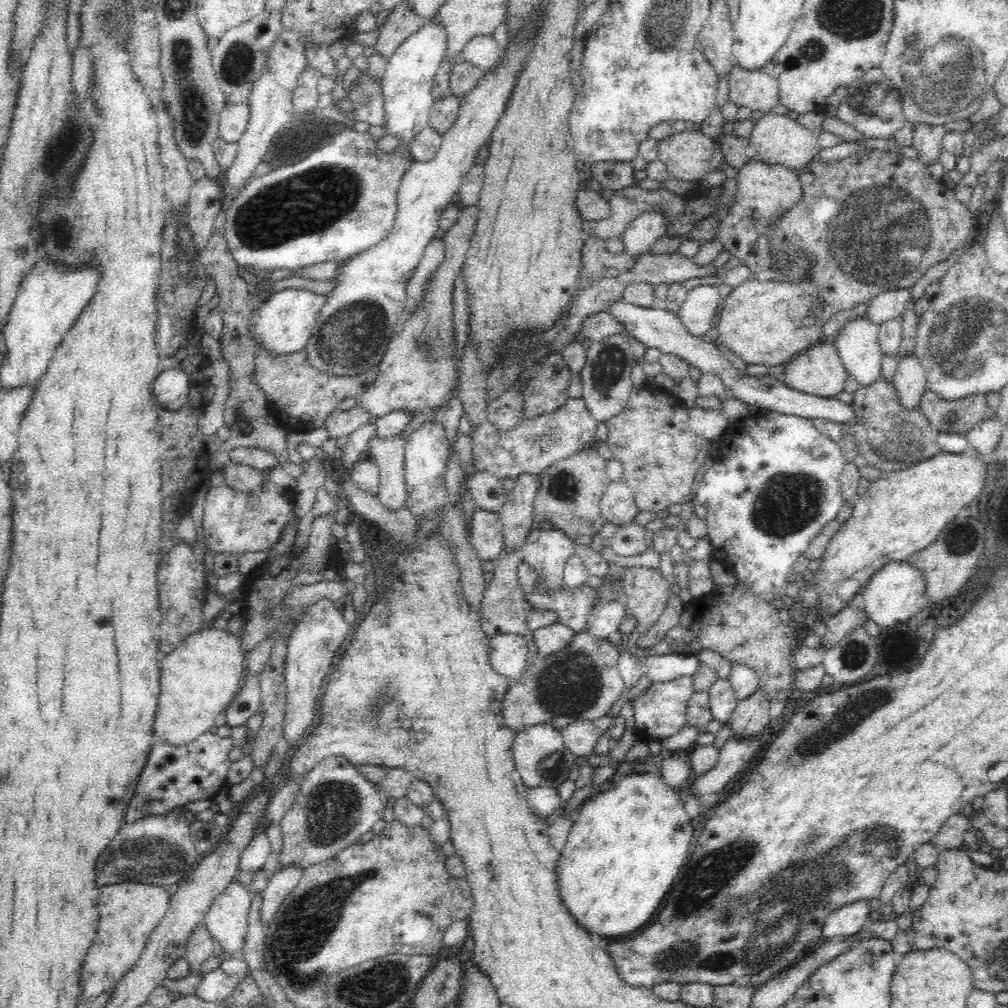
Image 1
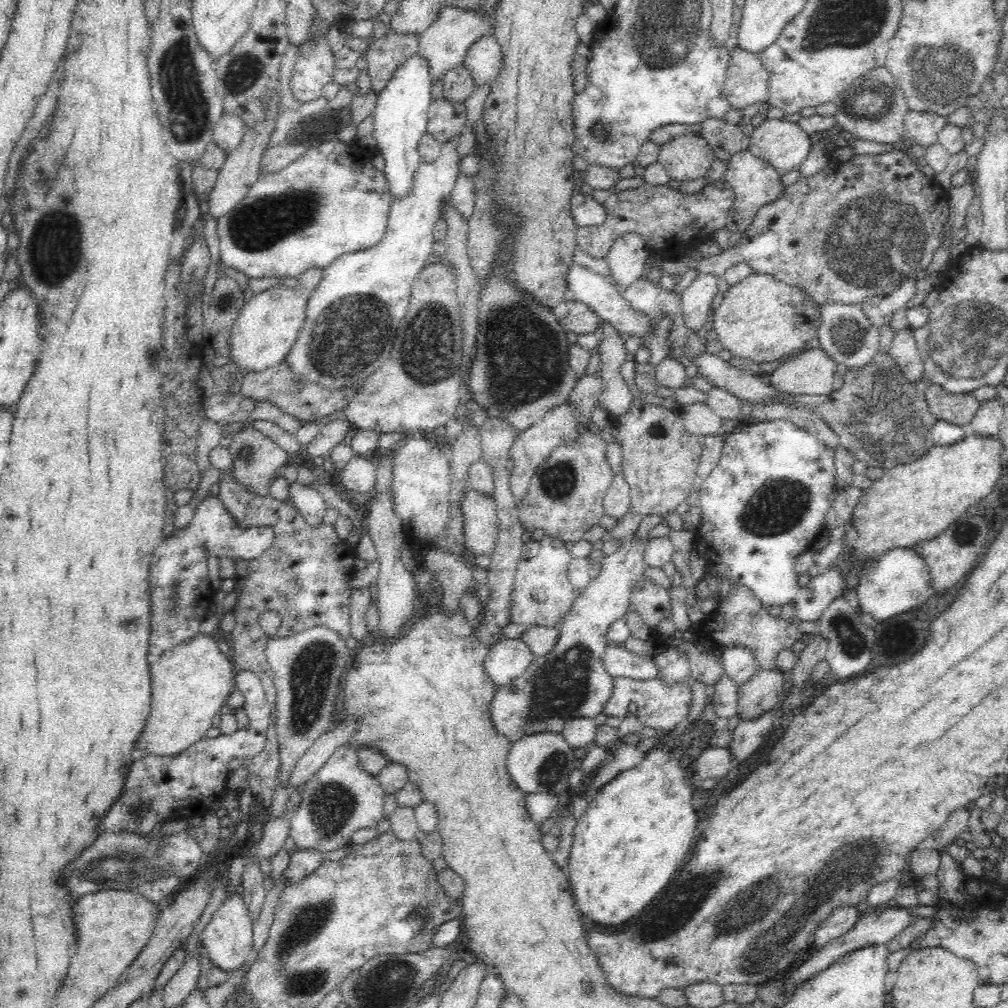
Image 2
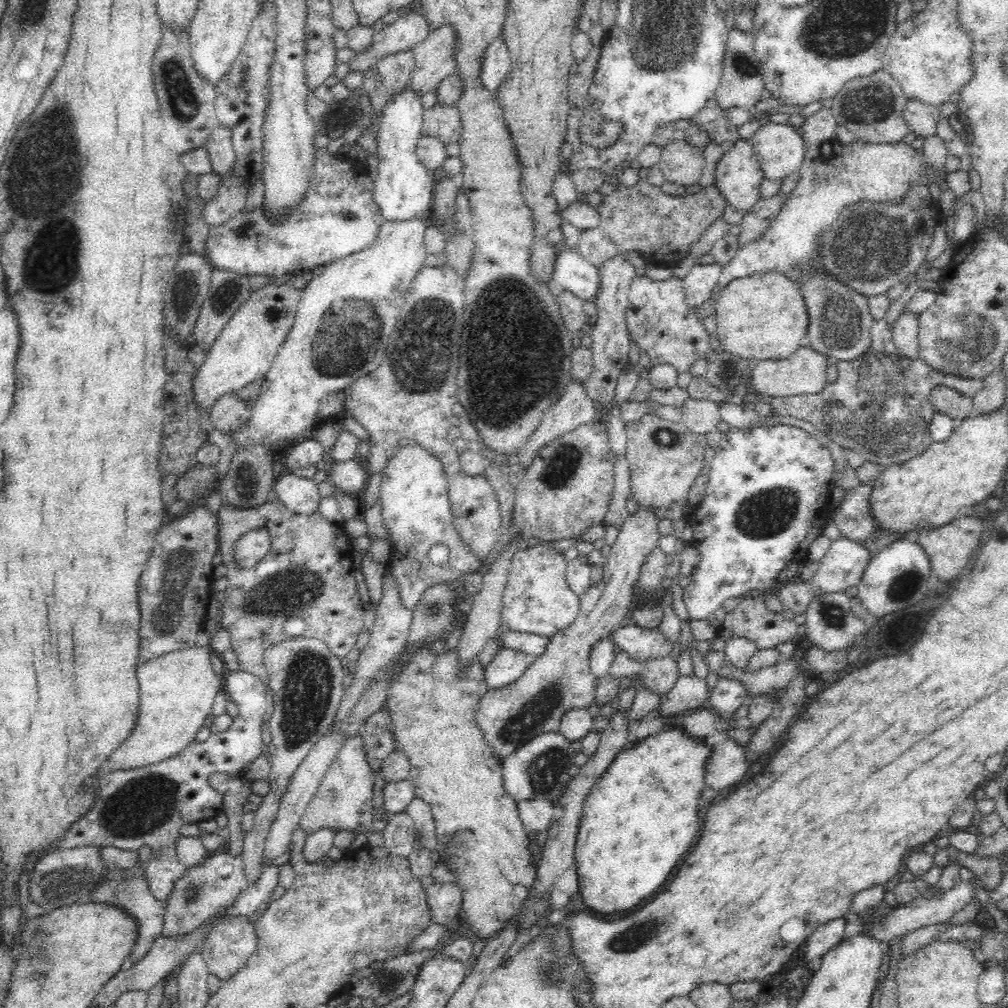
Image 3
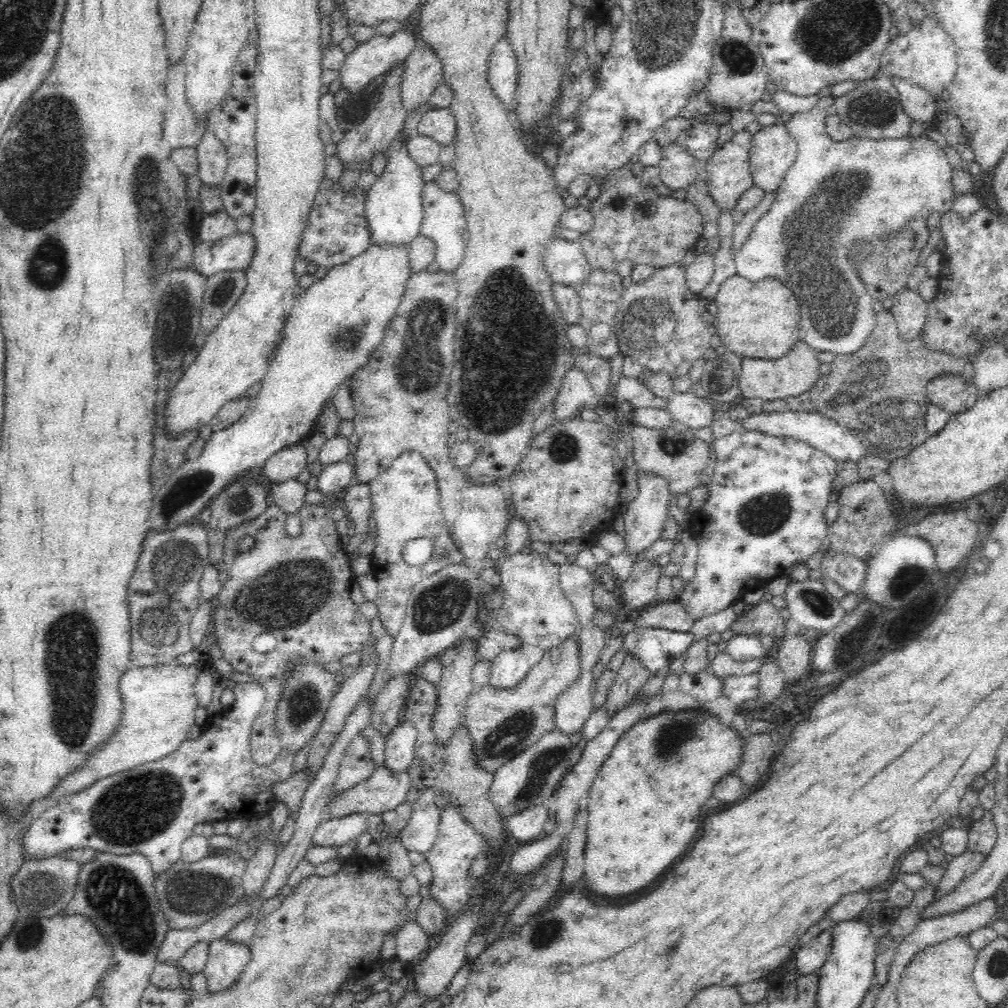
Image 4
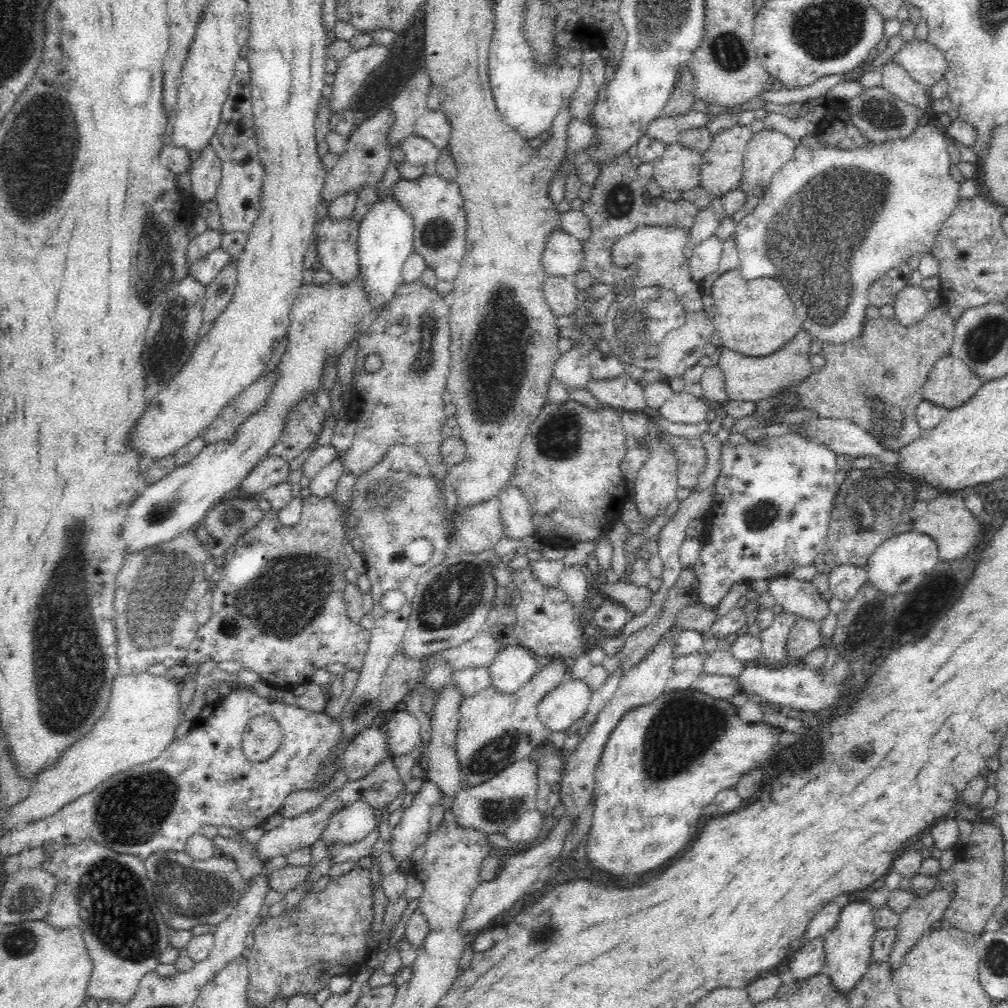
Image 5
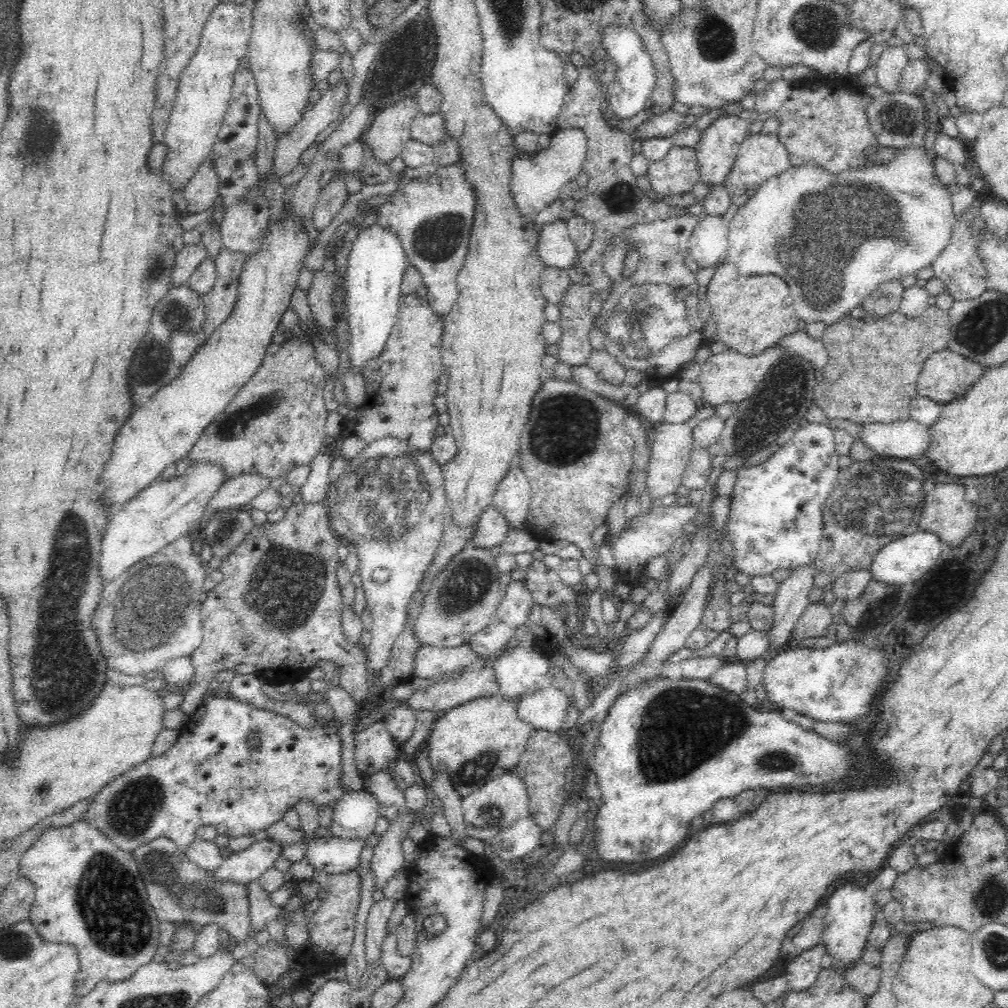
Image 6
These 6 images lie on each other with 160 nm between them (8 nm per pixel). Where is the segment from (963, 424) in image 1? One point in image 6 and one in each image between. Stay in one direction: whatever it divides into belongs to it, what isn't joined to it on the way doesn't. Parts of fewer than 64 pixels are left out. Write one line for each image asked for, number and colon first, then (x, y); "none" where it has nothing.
2: (959, 409)
3: (946, 400)
4: (952, 393)
5: (950, 383)
6: (945, 375)

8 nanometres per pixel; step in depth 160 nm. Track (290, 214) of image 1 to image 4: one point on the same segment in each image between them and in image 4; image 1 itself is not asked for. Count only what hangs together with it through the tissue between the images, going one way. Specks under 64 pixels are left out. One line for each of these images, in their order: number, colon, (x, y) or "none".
2: (331, 201)
3: (338, 217)
4: (336, 231)

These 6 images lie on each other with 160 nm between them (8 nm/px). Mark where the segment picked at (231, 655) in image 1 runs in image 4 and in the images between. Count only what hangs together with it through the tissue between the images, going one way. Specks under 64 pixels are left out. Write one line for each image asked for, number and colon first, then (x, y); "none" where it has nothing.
2: (190, 683)
3: (175, 691)
4: (158, 702)

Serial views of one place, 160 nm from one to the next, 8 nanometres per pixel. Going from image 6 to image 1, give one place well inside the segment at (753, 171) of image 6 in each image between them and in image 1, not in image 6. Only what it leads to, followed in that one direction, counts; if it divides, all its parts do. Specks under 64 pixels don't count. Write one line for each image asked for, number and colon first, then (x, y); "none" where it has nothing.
1: (779, 140)
2: (784, 145)
3: (779, 149)
4: (773, 151)
5: (767, 151)

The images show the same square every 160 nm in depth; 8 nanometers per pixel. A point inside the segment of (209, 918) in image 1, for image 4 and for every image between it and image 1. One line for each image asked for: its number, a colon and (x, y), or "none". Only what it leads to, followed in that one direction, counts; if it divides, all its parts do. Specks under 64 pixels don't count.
2: (227, 939)
3: (228, 947)
4: (227, 959)

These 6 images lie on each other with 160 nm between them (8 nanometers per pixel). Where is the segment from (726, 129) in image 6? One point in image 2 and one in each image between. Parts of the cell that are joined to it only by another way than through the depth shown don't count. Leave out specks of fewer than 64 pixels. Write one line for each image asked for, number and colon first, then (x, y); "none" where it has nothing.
2: (754, 182)
3: (738, 175)
4: (727, 175)
5: (722, 165)

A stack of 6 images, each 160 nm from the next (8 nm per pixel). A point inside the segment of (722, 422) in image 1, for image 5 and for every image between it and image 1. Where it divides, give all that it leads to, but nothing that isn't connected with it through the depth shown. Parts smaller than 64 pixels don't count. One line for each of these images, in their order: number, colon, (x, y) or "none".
2: (699, 419)
3: (700, 416)
4: (686, 408)
5: (682, 407)

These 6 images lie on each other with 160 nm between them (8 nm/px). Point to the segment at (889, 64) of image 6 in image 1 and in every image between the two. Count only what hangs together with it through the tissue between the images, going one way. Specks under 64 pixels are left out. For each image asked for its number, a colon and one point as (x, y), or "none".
1: (927, 139)
2: (924, 127)
3: (922, 118)
4: (918, 103)
5: (895, 80)

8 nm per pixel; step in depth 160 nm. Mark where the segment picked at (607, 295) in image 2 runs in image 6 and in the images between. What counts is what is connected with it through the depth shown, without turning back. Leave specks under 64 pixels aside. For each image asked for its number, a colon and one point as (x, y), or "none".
3: (576, 275)
4: (564, 260)
5: (563, 256)
6: (555, 248)

